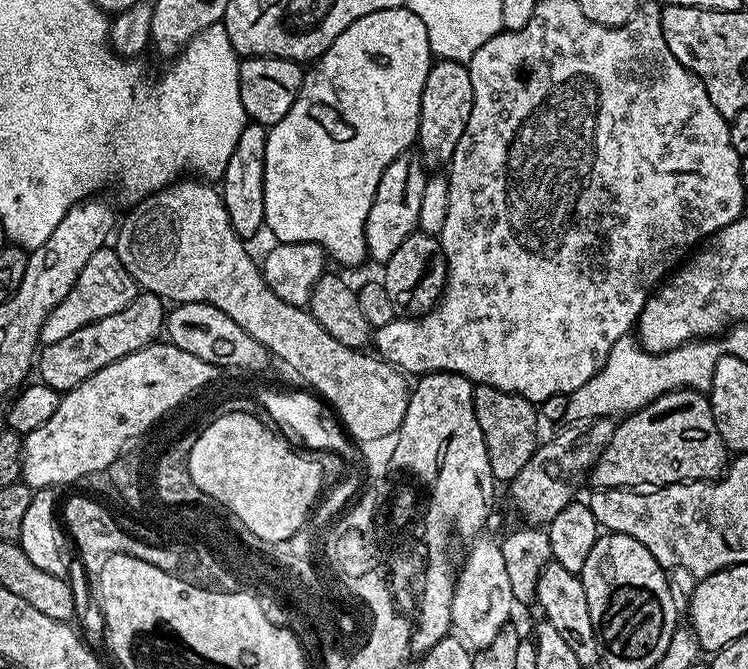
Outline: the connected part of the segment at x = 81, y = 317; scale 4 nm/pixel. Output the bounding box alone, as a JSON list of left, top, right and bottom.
[40,247,137,344]

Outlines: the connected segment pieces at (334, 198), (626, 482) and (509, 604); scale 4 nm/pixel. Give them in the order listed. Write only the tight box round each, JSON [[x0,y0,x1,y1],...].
[[263,6,433,268],[590,388,729,488],[452,539,514,650]]

